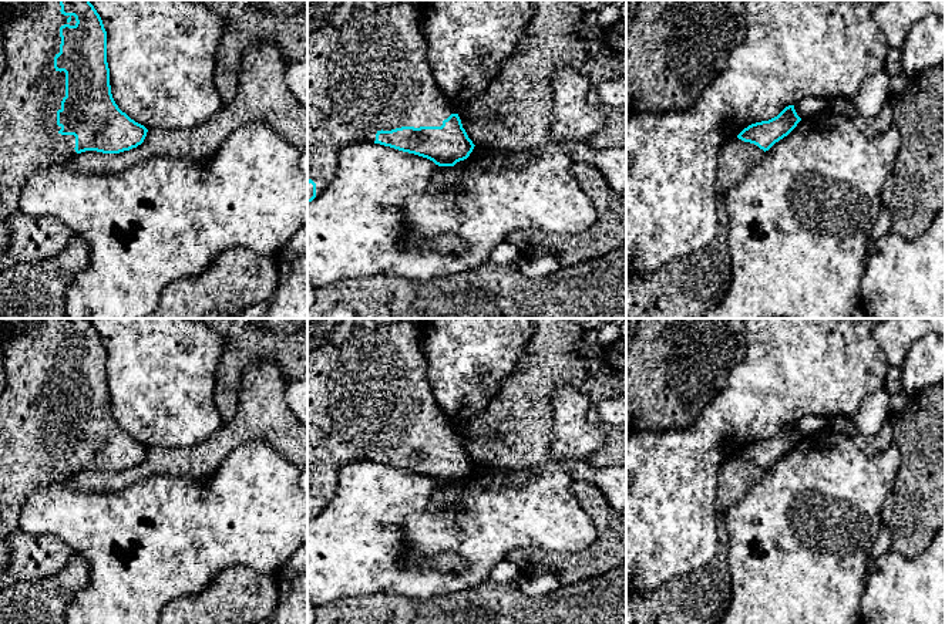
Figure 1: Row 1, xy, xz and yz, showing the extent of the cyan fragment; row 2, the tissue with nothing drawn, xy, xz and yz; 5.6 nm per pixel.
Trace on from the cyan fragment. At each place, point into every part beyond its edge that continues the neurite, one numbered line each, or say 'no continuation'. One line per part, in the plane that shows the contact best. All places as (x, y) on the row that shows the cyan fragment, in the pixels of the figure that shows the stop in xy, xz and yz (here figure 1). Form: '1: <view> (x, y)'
1: xy (32, 91)

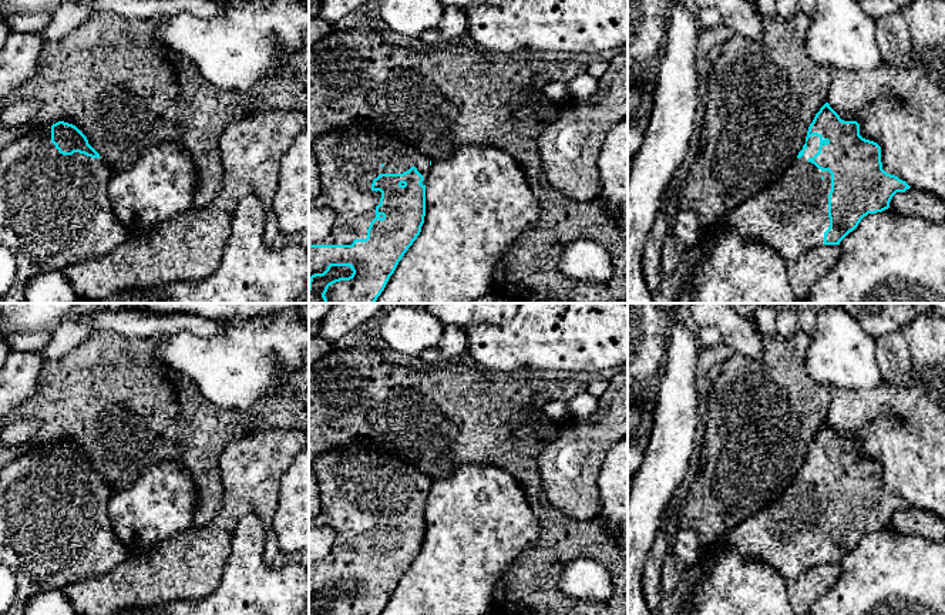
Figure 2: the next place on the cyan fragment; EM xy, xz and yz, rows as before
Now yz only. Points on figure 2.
1: yz (790, 215)

